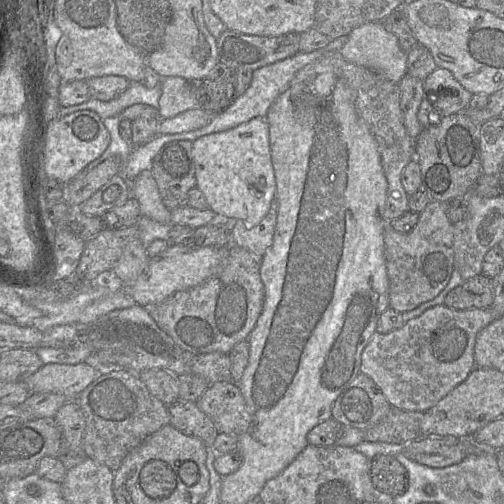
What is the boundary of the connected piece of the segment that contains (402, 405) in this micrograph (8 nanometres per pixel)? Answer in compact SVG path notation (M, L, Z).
M435 305L399 329L386 334L376 331L362 352L361 372L375 383L392 408L426 412L475 369L476 337L497 317L491 307L454 310Z

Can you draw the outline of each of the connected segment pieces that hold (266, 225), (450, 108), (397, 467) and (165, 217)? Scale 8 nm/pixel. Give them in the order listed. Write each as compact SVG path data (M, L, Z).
M276 196L270 210L264 219L255 226L249 226L242 220L237 220L231 230L230 246L237 246L251 252L261 259L273 243L277 223Z
M440 67L427 76L423 81L423 88L426 97L442 117L466 111L473 95L449 70Z
M381 455L371 460L370 476L376 489L395 497L408 485L408 476L401 463L391 455Z
M150 170L141 172L131 183L131 196L138 201L141 216L161 223L172 223L171 210L162 201L157 183Z

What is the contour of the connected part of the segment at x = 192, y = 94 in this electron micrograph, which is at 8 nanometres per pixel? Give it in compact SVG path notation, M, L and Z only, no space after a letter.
M178 76L166 77L161 82L161 89L157 108L160 118L173 118L187 110L198 108L195 82Z

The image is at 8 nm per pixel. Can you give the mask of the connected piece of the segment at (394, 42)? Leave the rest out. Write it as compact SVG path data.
M368 22L354 28L340 46L340 53L349 61L377 71L395 83L408 73L407 54L400 47L398 38L382 22Z

